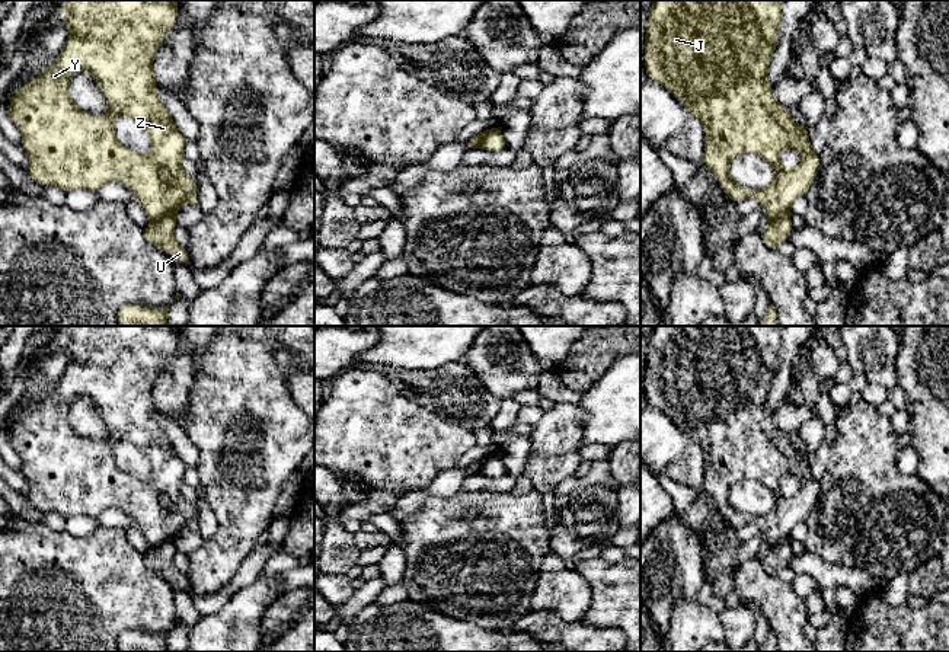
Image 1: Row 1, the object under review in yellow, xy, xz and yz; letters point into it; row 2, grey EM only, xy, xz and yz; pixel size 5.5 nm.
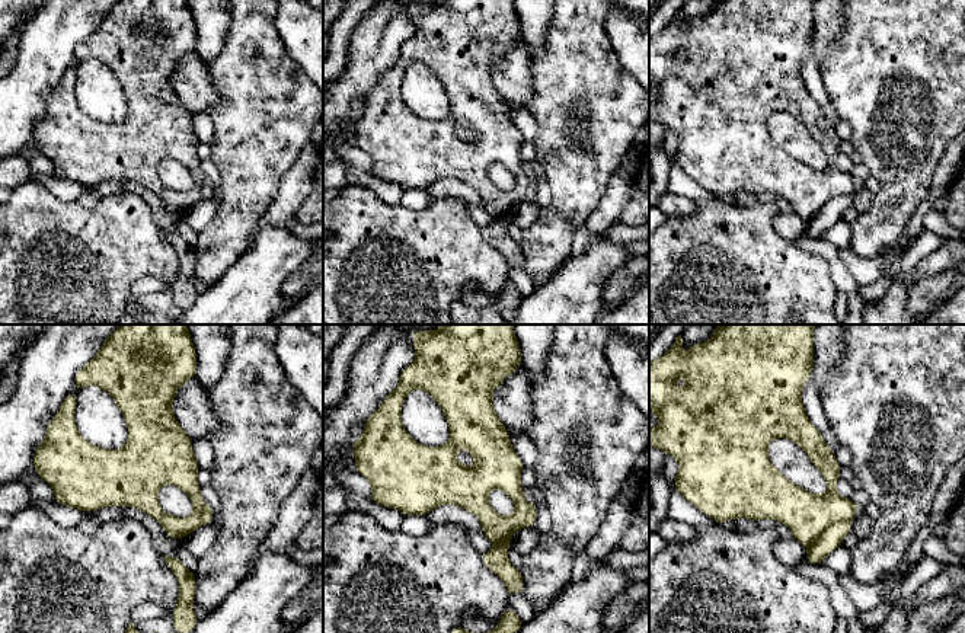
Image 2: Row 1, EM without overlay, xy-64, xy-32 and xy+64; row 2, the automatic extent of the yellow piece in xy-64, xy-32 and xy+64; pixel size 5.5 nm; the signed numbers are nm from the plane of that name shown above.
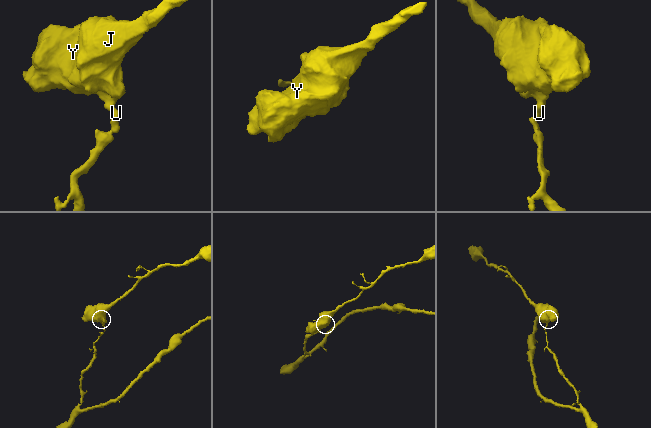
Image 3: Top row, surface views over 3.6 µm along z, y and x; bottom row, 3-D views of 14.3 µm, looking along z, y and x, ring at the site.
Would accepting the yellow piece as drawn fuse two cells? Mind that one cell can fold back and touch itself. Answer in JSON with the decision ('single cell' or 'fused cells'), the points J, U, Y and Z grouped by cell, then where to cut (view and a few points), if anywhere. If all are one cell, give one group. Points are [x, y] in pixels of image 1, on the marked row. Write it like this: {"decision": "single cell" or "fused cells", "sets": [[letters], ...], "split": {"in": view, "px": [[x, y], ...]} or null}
{"decision": "fused cells", "sets": [["J", "Y", "Z"], ["U"]], "split": {"in": "xy", "px": [[176, 208], [153, 220]]}}

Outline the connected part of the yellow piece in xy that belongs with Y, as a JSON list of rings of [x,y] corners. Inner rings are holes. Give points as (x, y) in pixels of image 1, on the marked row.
[[[65,0],[64,1],[64,20],[71,29],[70,39],[64,44],[64,47],[60,51],[58,60],[48,65],[33,82],[28,84],[22,84],[15,90],[15,95],[9,100],[9,116],[12,122],[19,128],[22,134],[22,143],[20,146],[31,157],[31,163],[28,164],[26,170],[33,182],[36,182],[41,186],[58,186],[64,189],[65,192],[73,189],[87,189],[87,191],[98,191],[102,185],[109,182],[118,182],[124,186],[127,186],[130,191],[132,191],[137,198],[138,204],[147,214],[150,220],[157,220],[163,217],[164,214],[178,210],[183,205],[185,199],[196,192],[198,182],[195,178],[189,176],[183,172],[180,167],[180,162],[183,159],[183,148],[186,144],[186,138],[178,131],[172,116],[169,115],[169,111],[162,103],[160,98],[156,93],[157,82],[153,76],[153,60],[156,52],[163,47],[163,36],[167,31],[172,31],[176,26],[178,22],[178,0]],[[86,70],[95,82],[99,84],[100,92],[105,95],[108,102],[108,115],[106,116],[93,116],[82,109],[79,109],[71,98],[70,98],[70,80],[71,77],[79,71]],[[116,116],[128,116],[134,121],[137,121],[148,134],[150,143],[151,143],[151,151],[148,154],[141,154],[138,151],[134,151],[121,143],[116,141],[115,132],[114,132],[114,121]],[[164,169],[172,176],[172,183],[166,185],[159,175],[159,170]]]

